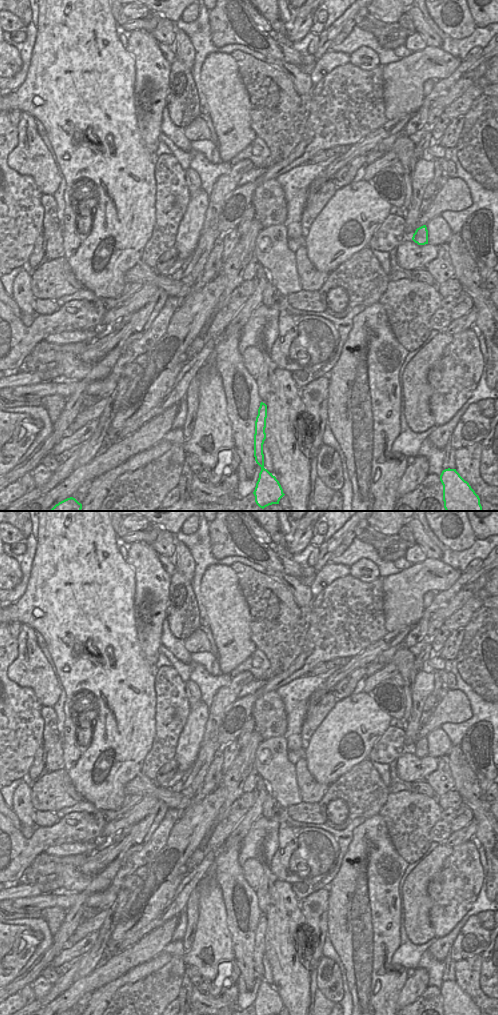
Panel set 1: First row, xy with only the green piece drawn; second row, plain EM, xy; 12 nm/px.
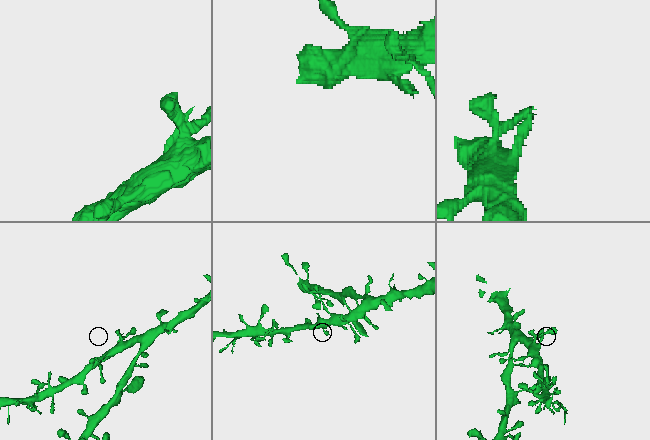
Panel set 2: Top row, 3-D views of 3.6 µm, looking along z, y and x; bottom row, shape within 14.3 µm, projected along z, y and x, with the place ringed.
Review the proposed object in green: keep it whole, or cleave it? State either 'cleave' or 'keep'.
keep

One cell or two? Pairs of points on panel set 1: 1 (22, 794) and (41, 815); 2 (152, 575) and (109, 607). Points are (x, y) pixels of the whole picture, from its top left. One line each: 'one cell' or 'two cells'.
1: two cells
2: two cells

